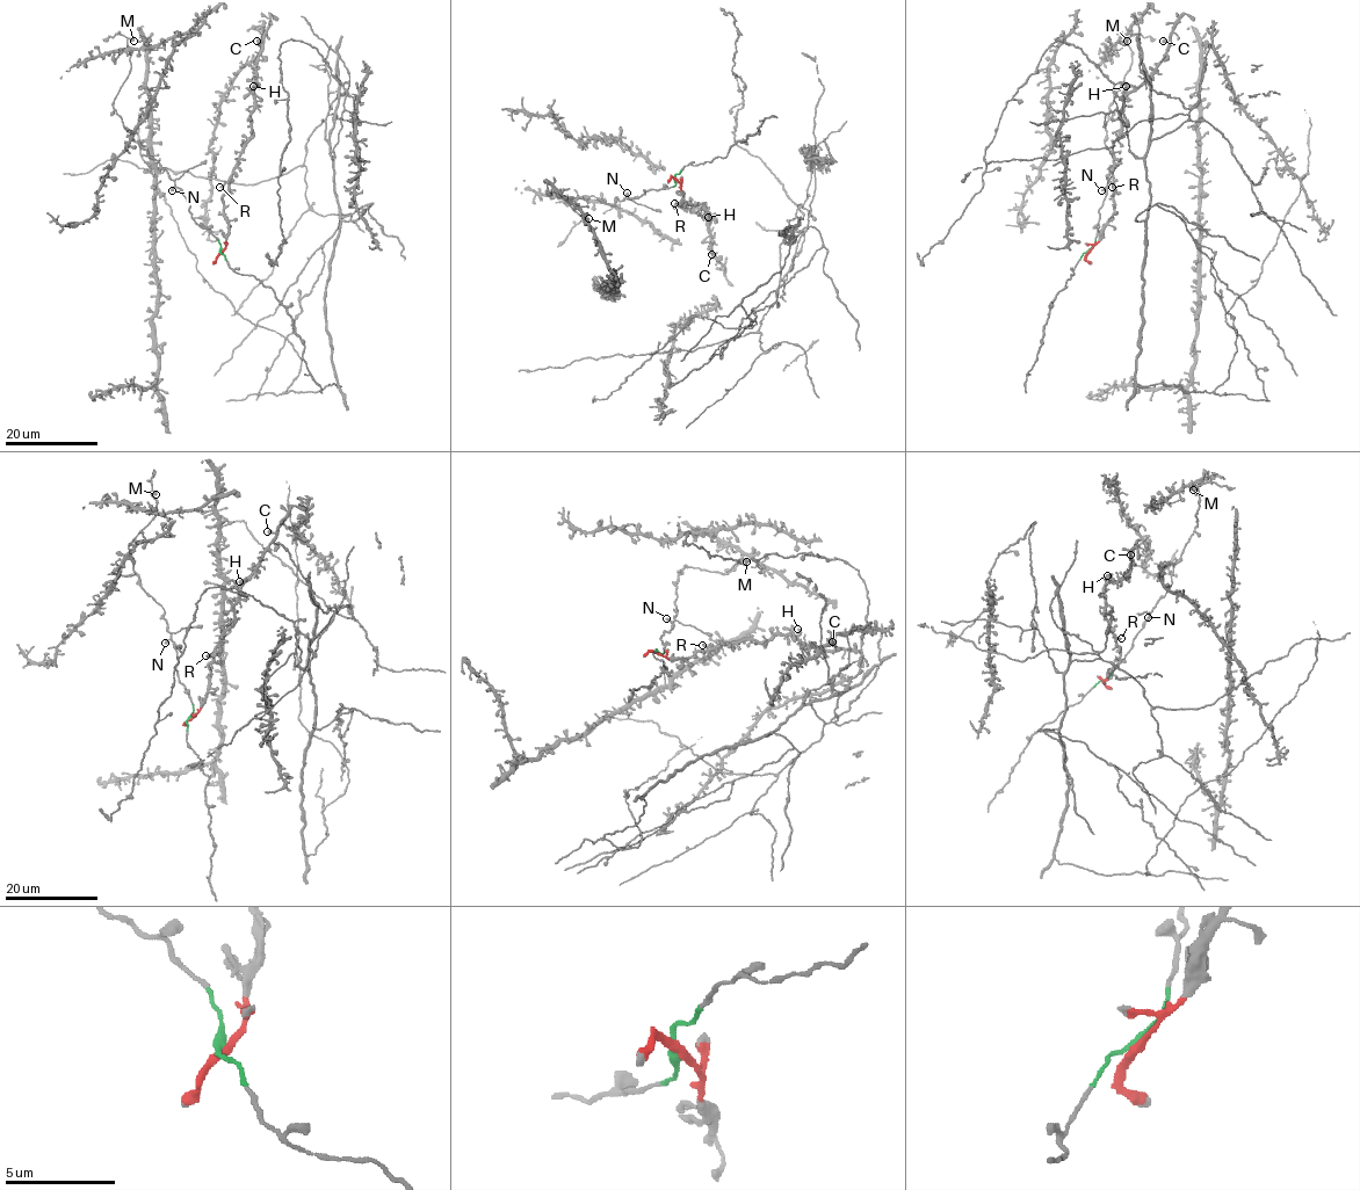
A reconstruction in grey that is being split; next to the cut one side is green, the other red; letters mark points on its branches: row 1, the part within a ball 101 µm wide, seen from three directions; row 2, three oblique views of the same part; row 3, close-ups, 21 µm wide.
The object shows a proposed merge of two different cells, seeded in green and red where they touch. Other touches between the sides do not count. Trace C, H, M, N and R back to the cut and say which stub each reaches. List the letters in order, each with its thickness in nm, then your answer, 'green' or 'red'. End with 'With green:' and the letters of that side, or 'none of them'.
C: calibre 440 nm; red
H: calibre 500 nm; red
M: calibre 440 nm; green
N: calibre 320 nm; green
R: calibre 260 nm; red
With green: M, N

